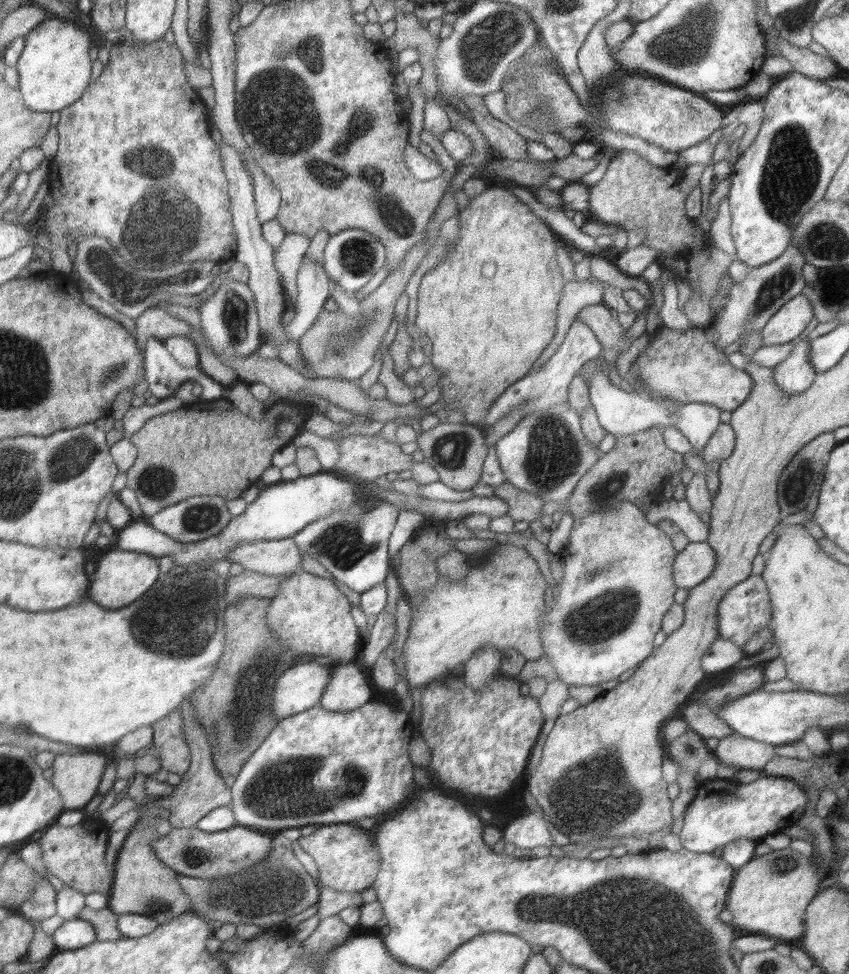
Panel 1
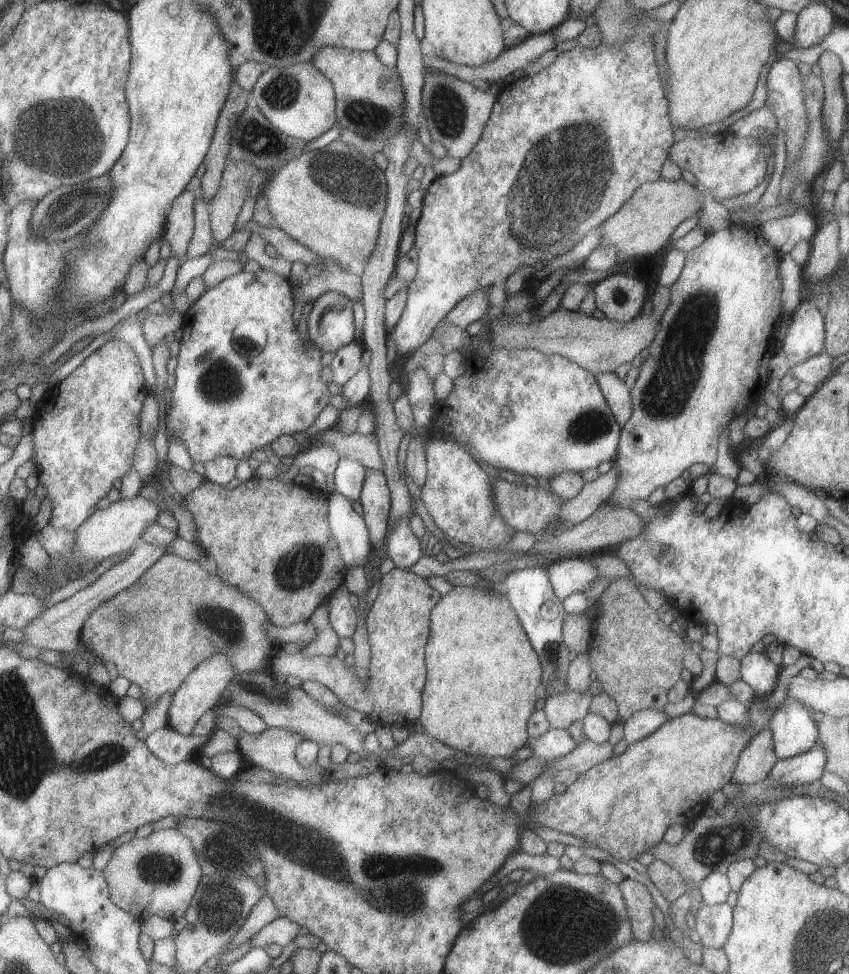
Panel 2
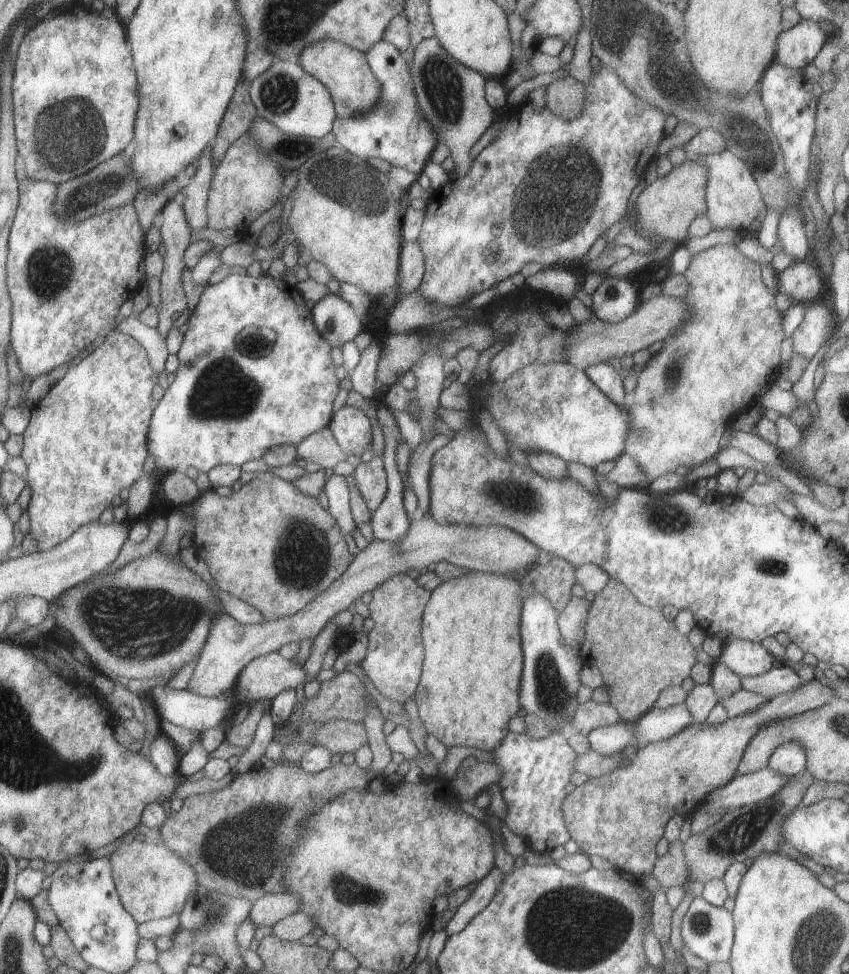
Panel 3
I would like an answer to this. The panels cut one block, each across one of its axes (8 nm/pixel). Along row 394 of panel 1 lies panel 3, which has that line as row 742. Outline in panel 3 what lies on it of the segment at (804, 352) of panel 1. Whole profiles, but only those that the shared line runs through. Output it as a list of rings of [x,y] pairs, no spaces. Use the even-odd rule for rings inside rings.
[[[795,742],[781,744],[773,750],[767,768],[789,778],[800,775],[807,768],[806,753]]]

